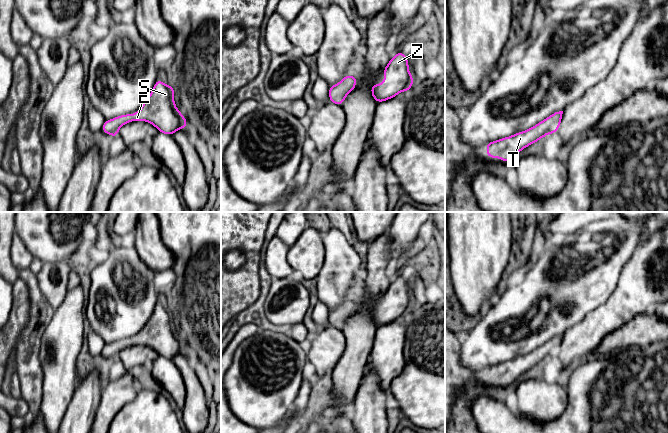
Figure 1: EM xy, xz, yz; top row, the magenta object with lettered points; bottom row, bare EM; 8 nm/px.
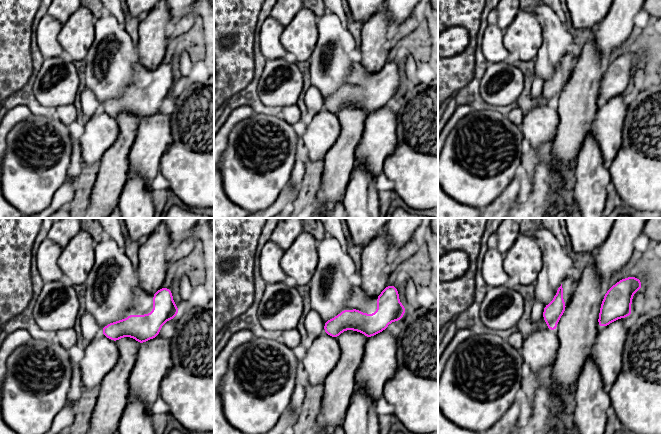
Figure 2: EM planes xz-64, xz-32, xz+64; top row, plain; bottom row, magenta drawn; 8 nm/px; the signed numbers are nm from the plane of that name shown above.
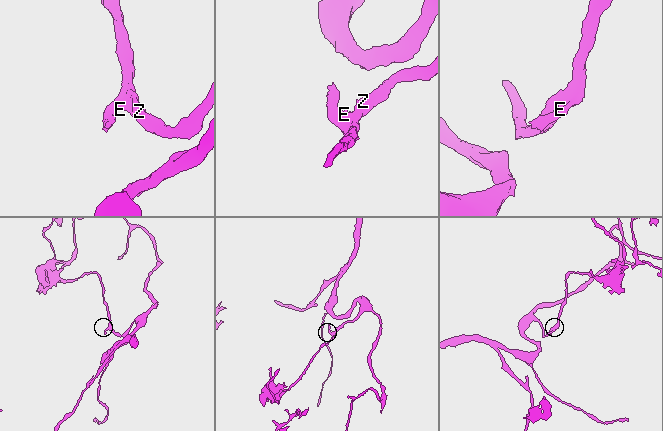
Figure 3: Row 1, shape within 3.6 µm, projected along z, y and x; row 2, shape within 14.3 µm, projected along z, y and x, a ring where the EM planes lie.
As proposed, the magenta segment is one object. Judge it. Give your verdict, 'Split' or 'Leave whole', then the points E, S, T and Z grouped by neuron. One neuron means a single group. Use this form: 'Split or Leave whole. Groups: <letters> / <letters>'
Leave whole. Groups: E S T Z

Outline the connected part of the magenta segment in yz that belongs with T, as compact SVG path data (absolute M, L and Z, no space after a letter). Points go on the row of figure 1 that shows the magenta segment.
M563 111L555 112L528 130L484 144L487 148L487 158L498 157L508 163L524 148L550 133L556 133L561 124L562 114Z

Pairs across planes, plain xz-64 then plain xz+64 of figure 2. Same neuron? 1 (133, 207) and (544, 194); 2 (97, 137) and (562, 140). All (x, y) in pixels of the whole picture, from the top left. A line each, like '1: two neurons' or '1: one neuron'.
1: two neurons
2: two neurons

